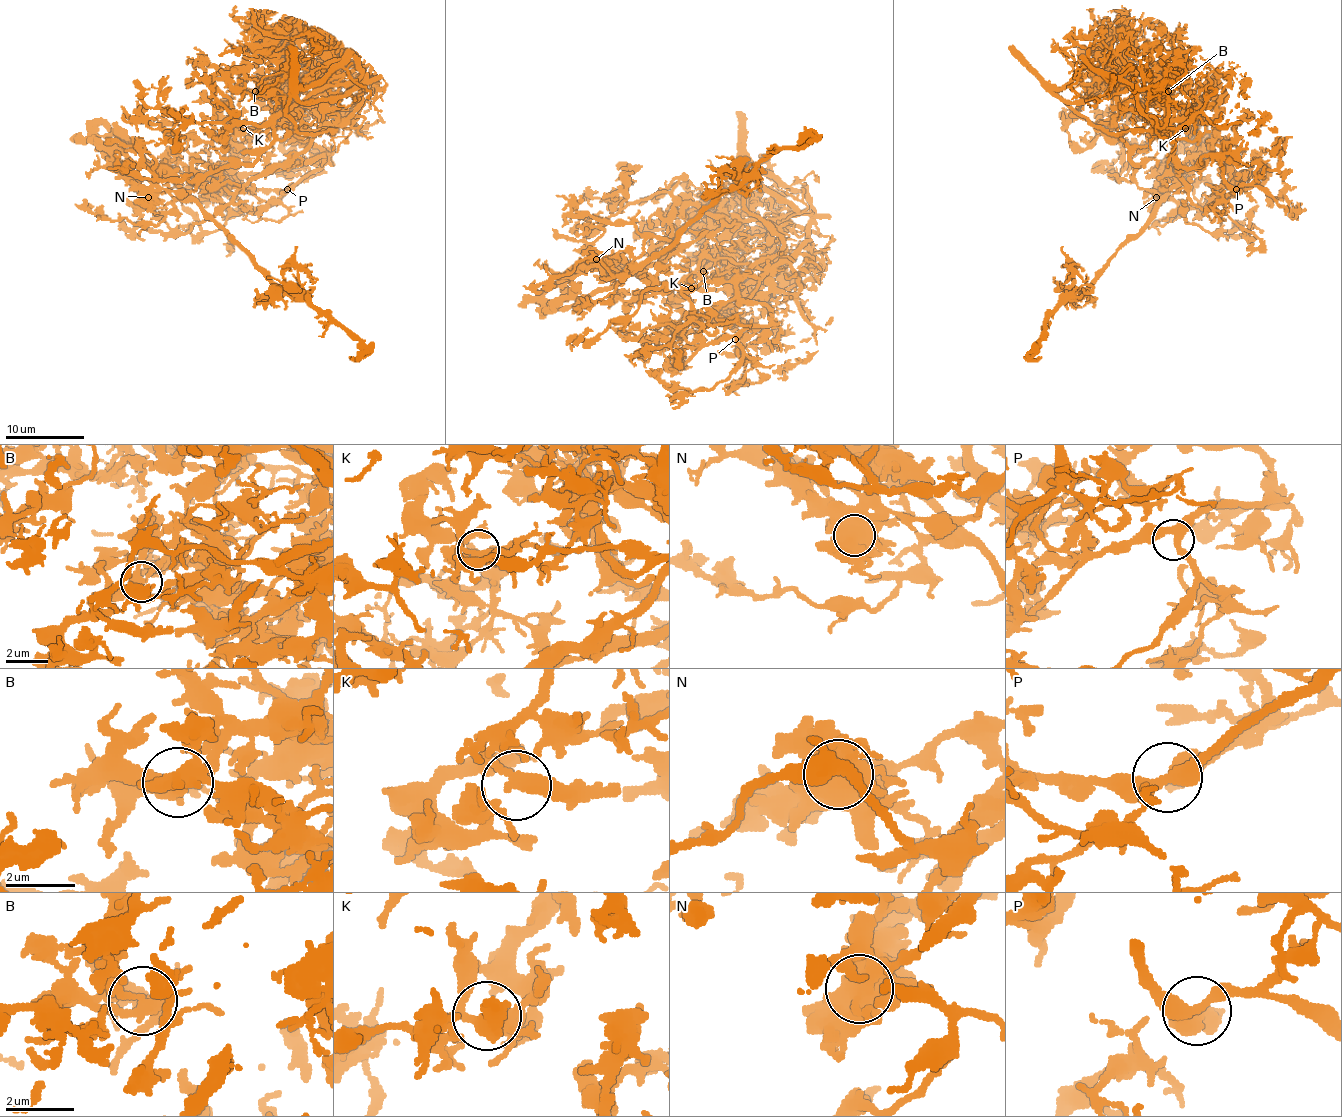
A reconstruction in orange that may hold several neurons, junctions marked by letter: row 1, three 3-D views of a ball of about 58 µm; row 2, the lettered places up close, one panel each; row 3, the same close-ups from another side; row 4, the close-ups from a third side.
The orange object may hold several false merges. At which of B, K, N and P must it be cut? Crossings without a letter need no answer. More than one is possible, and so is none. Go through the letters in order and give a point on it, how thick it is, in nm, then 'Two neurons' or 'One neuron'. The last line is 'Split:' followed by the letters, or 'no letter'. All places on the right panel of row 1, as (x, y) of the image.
B: Place: (1168, 91). Thickness 320 nm. Two neurons
K: Place: (1185, 128). Thickness 400 nm. One neuron
N: Place: (1156, 197). Thickness 1000 nm. Two neurons
P: Place: (1236, 189). Thickness 320 nm. One neuron
Split: B, N

